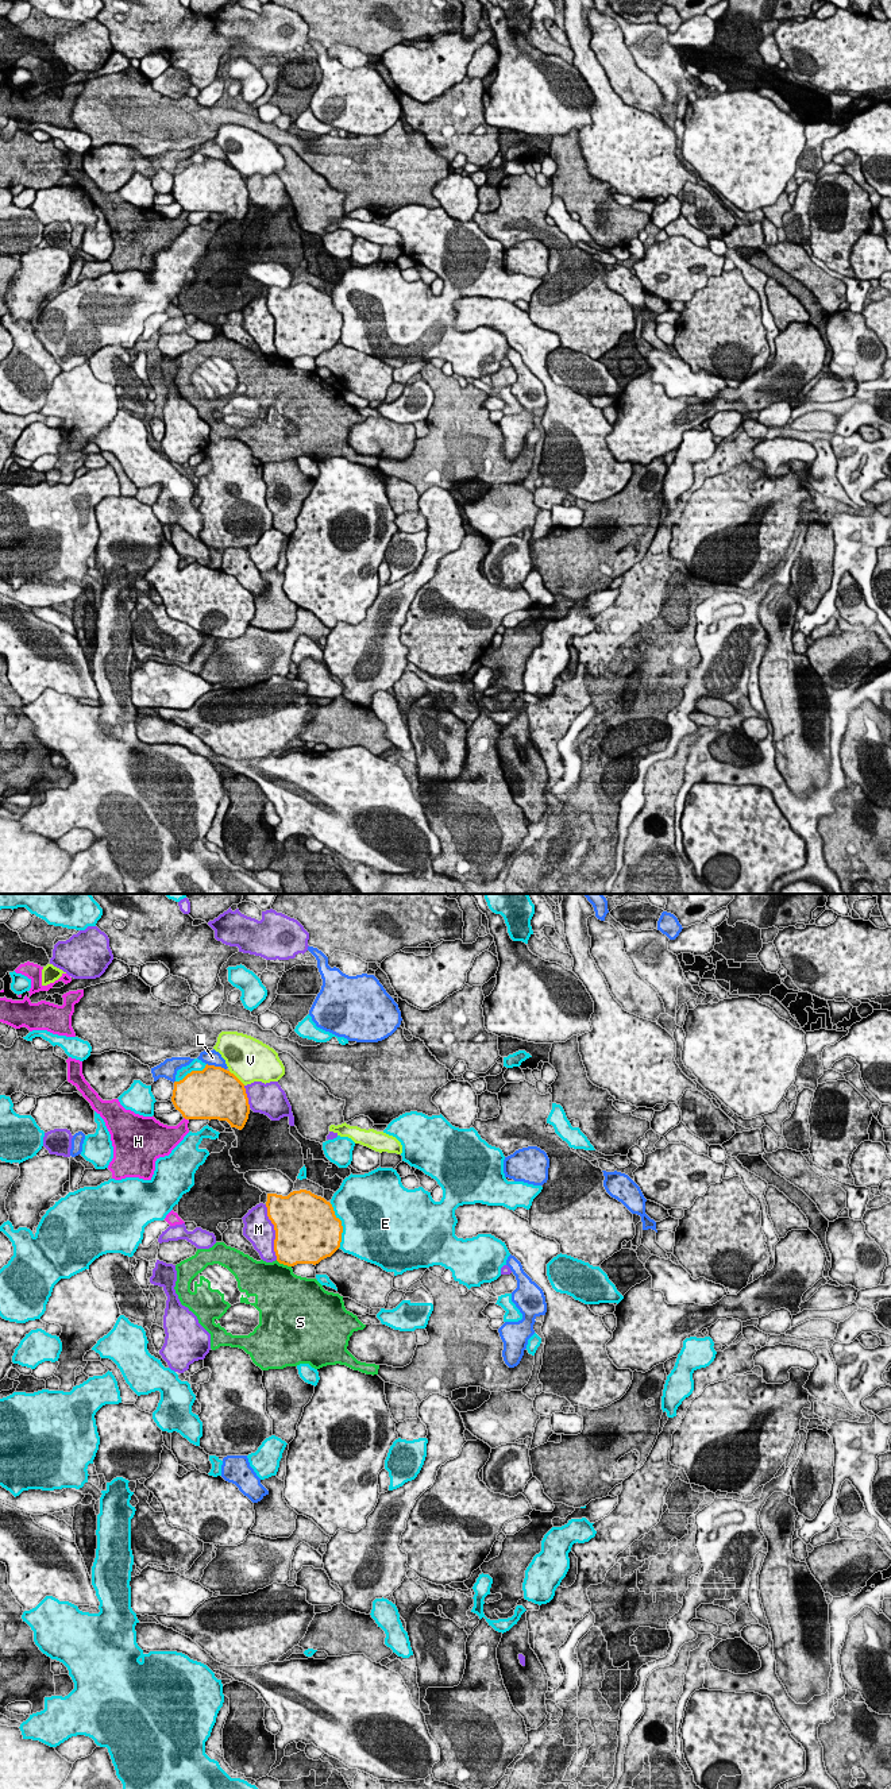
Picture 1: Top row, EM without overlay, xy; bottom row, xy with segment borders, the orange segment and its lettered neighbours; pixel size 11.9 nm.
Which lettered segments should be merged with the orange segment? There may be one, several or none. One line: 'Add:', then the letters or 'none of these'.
Add: none of these

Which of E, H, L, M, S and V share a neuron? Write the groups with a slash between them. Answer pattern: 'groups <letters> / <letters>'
groups E / H / L / M / S / V

